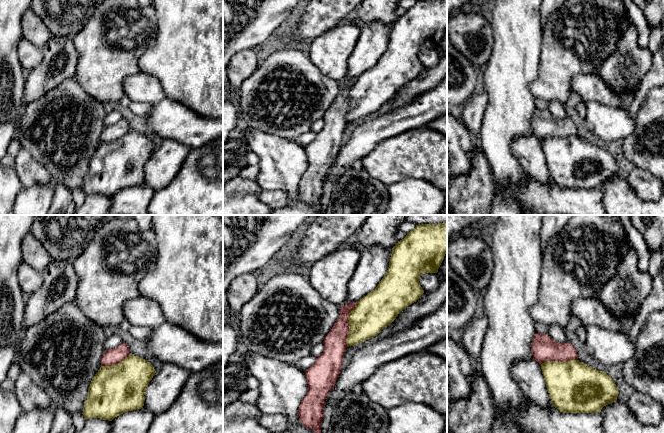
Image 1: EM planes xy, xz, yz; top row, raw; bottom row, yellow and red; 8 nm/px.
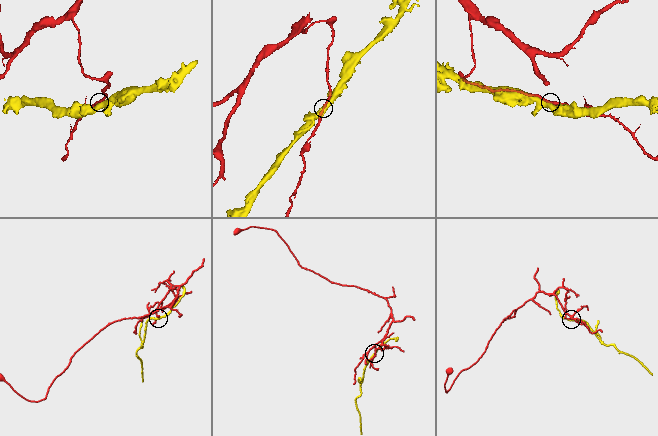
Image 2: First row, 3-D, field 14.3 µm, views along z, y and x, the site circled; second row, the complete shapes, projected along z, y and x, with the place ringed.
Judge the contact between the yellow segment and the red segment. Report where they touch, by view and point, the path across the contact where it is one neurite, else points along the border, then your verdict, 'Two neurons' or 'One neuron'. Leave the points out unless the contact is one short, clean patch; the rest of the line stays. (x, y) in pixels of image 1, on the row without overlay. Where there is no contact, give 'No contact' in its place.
Touches yellow at xz (349, 100). Two neurons

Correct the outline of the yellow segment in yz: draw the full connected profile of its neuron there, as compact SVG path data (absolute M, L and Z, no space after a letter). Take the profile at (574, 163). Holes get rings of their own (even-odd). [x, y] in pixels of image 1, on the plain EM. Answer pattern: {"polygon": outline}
{"polygon": "M579 136L546 137L541 140L547 167L555 184L563 189L596 189L615 177L618 165L613 155Z"}

